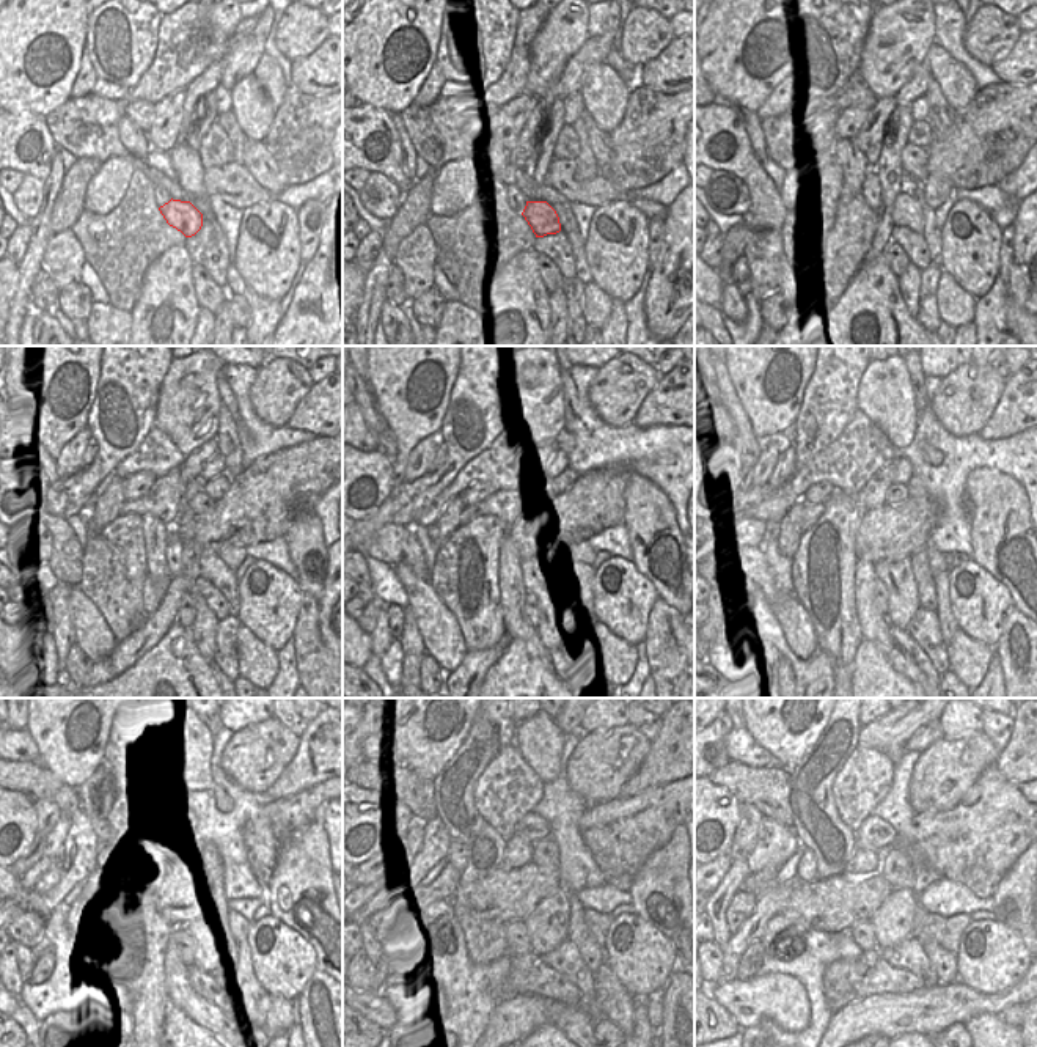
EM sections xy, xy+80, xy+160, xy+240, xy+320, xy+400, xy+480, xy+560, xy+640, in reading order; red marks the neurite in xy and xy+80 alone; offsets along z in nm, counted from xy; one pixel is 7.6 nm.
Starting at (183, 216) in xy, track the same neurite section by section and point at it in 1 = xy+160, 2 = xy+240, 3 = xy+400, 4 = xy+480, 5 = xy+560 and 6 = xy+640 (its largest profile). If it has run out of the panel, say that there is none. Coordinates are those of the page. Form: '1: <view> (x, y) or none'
1: xy+160 (907, 211)
2: xy+240 (209, 566)
3: xy+400 (946, 618)
4: xy+480 (256, 999)
5: xy+560 (618, 1006)
6: xy+640 (984, 1017)

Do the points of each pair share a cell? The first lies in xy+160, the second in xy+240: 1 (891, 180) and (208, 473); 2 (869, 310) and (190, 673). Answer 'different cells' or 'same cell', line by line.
1: different cells
2: same cell

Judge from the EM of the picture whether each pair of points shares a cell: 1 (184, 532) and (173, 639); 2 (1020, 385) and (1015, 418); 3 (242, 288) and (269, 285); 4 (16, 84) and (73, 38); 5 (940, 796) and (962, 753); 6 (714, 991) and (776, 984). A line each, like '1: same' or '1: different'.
1: different
2: same
3: different
4: same
5: same
6: same

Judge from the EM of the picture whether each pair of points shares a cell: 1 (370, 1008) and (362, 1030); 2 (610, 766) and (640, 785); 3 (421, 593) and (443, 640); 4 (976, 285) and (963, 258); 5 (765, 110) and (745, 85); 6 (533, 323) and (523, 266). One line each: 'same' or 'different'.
1: different
2: different
3: same
4: same
5: different
6: same

